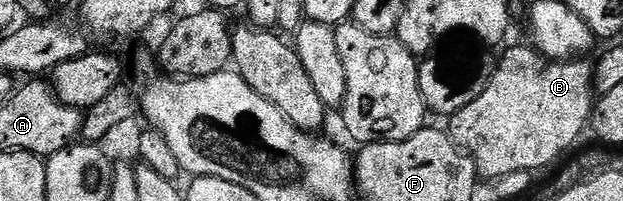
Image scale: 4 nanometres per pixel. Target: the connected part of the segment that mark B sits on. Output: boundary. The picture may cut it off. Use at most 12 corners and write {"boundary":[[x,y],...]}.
{"boundary":[[507,45],[448,133],[483,179],[550,166],[592,122],[594,62]]}

